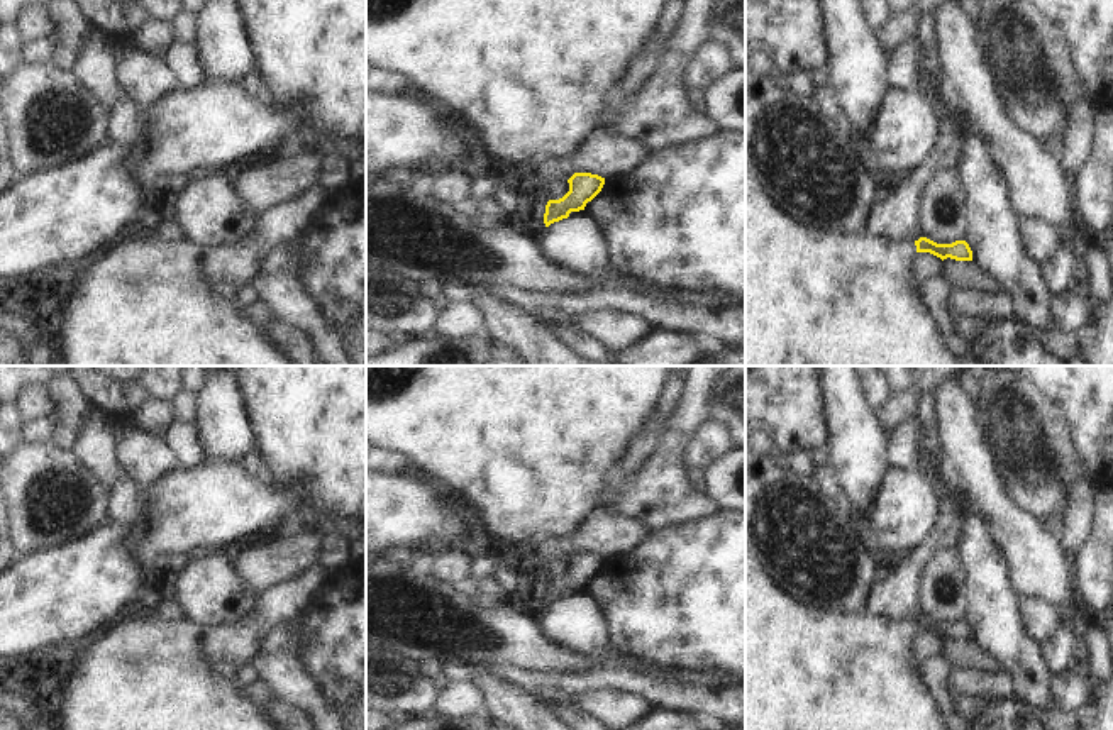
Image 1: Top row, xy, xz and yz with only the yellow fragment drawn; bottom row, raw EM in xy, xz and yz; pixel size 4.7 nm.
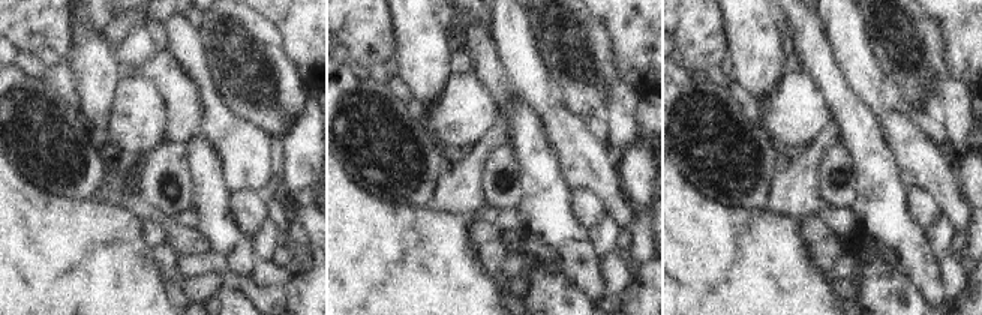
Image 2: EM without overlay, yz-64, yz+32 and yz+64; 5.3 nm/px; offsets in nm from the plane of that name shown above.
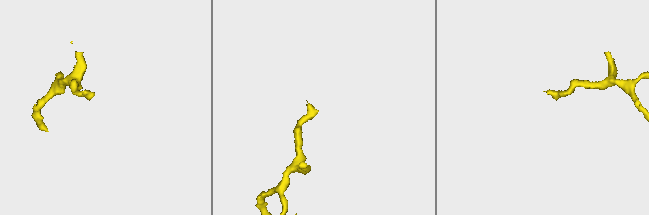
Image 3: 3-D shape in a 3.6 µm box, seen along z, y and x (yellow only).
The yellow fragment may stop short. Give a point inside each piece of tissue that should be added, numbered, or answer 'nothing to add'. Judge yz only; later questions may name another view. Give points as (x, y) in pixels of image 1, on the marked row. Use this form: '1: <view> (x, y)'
1: yz (813, 297)

